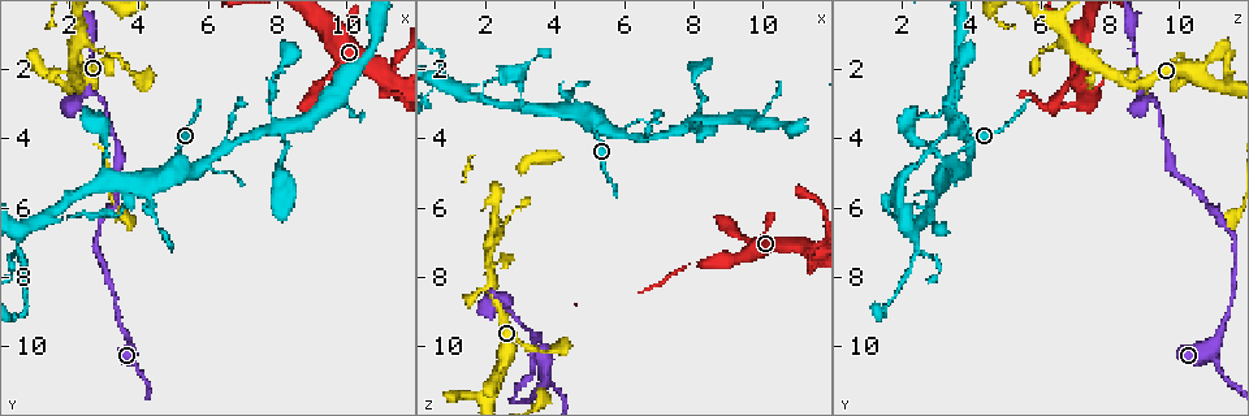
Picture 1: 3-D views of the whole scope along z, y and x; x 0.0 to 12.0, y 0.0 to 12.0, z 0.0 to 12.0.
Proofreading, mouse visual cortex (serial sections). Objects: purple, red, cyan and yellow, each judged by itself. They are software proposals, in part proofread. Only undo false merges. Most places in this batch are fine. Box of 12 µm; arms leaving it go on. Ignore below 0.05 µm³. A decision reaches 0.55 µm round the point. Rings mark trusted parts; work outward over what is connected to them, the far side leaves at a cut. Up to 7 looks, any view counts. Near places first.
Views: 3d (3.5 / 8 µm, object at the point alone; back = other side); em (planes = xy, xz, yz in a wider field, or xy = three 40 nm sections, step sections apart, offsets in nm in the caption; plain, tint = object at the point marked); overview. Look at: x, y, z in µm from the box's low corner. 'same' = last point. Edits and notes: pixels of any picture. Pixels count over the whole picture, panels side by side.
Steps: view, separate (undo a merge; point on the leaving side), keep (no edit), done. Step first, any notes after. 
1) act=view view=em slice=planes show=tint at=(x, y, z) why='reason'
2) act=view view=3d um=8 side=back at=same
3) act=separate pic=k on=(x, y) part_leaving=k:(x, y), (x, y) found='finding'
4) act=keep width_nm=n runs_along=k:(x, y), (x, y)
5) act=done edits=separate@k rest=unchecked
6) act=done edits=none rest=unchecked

act=view view=3d um=3.5 at=(8.1, 3.7, 3.6) why='looks like a crossing'

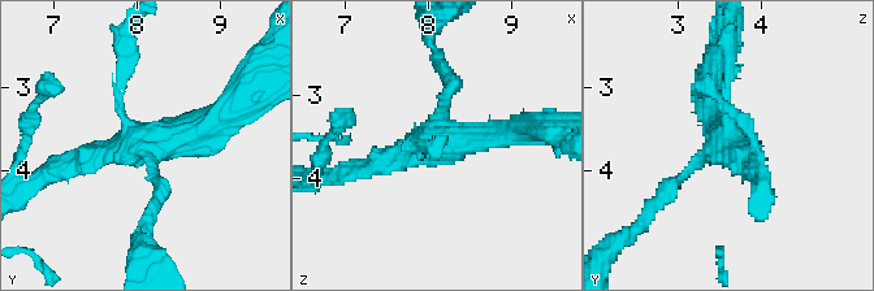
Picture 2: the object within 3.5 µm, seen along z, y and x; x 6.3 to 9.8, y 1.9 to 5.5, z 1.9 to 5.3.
act=view view=em slice=xy step=3 show=tint at=(8.15, 3.70, 3.55)

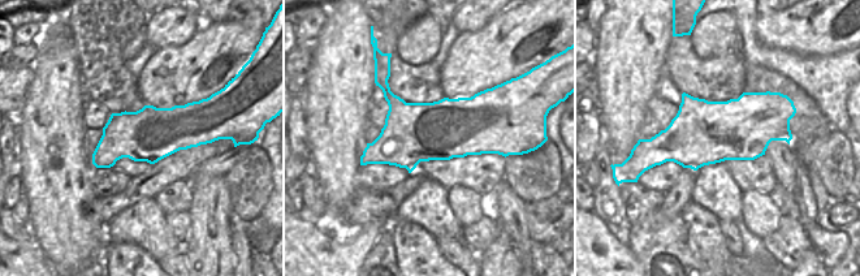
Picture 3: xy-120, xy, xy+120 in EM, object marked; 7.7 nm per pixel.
act=keep arms=4 runs_along=2:(77, 163), (193, 135), (228, 107) found='continuous, no second cell'

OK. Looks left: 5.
act=view view=3d um=8 at=(2.6, 2.5, 8.8) why='a narrow waist'

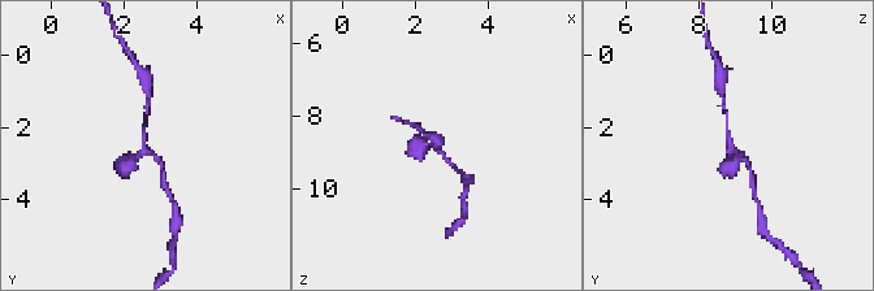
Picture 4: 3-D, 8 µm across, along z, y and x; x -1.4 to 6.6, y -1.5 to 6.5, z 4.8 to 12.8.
act=view view=em slice=xy step=2 show=tint at=(2.5, 2.6, 8.9) arms=3 arm_widths_nm=100,150,300

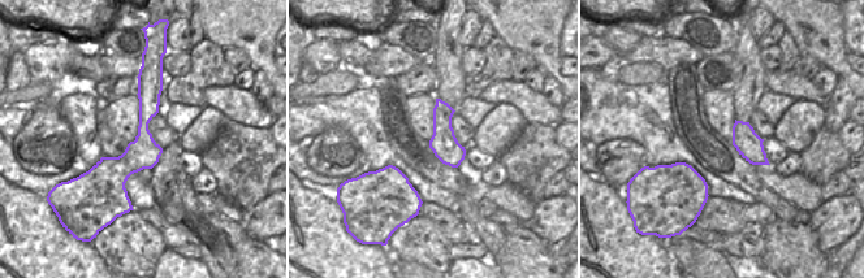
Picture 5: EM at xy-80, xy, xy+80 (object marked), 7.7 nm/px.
act=keep runs_along=5:(147, 72), (124, 204) found='continuous, no second cell'

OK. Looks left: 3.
act=view view=3d um=8 at=(2.3, 1.1, 6.8) why='thick turns thin'

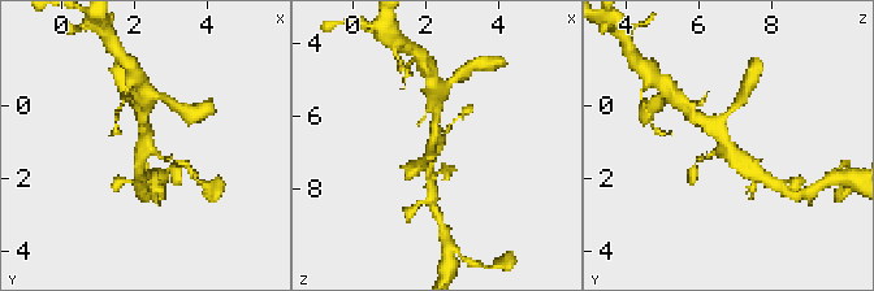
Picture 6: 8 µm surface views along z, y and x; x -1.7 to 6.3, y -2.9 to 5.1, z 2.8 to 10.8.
act=view view=em slice=xy step=5 show=tint at=(2.3, 1.1, 6.7) why='need the tissue'

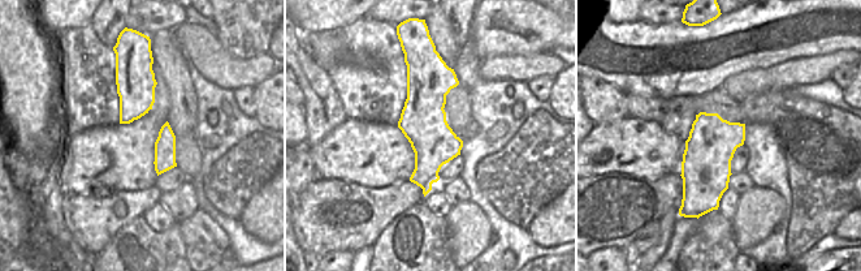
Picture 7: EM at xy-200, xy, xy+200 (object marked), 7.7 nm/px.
act=keep found='continuous, no second cell'

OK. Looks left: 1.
act=done edits=none rest=unchecked

